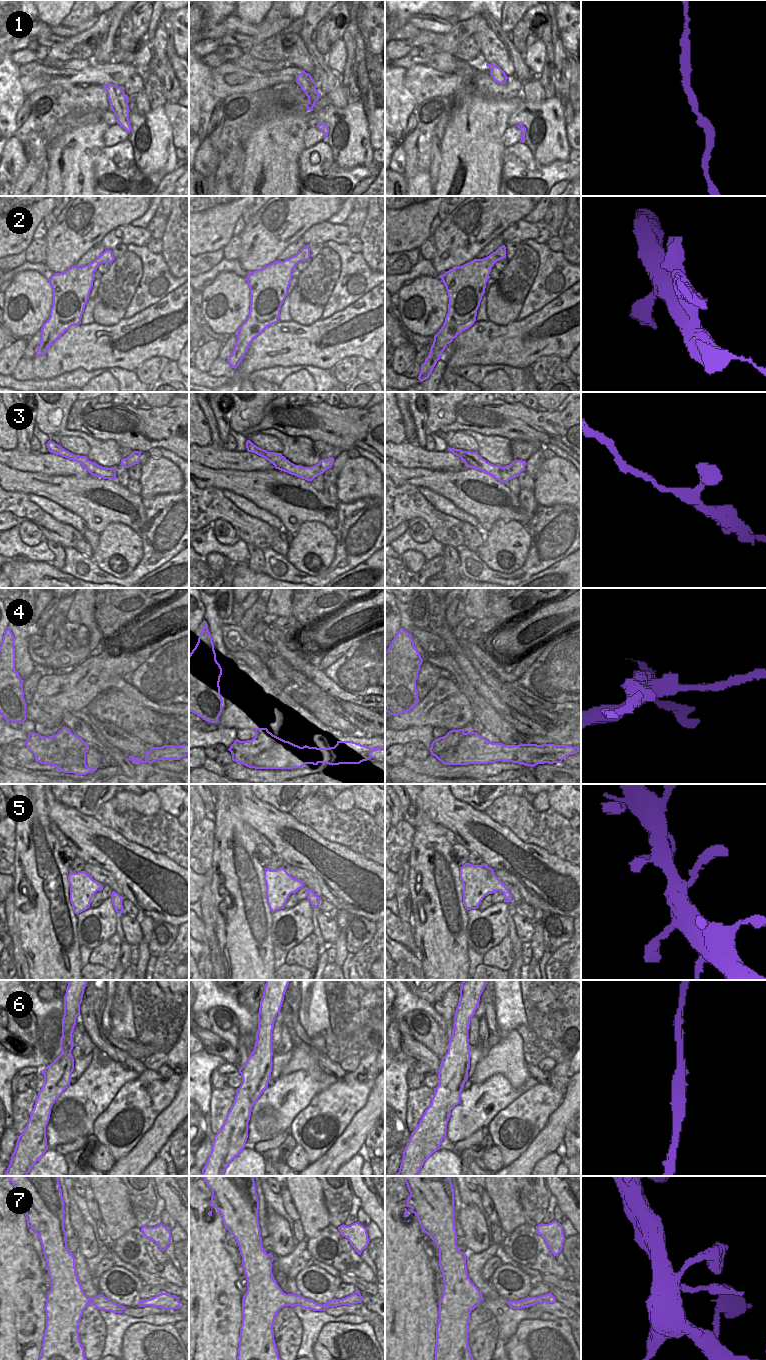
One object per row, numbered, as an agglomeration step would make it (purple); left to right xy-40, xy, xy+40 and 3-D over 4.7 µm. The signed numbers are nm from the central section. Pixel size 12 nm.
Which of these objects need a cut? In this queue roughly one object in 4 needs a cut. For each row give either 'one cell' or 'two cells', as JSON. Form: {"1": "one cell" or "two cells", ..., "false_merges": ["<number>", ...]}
{"1": "one cell", "2": "one cell", "3": "one cell", "4": "two cells", "5": "one cell", "6": "one cell", "7": "one cell", "false_merges": ["4"]}

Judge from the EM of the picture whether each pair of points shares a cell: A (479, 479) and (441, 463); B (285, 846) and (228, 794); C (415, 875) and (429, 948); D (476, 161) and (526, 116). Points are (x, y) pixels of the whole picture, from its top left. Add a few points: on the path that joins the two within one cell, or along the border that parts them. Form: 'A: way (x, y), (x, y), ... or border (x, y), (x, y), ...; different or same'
A: border (470, 467), (461, 469); different
B: border (237, 794), (240, 817), (244, 822); different
C: way (434, 891), (435, 929); same
D: border (520, 105), (510, 116), (507, 126); different

